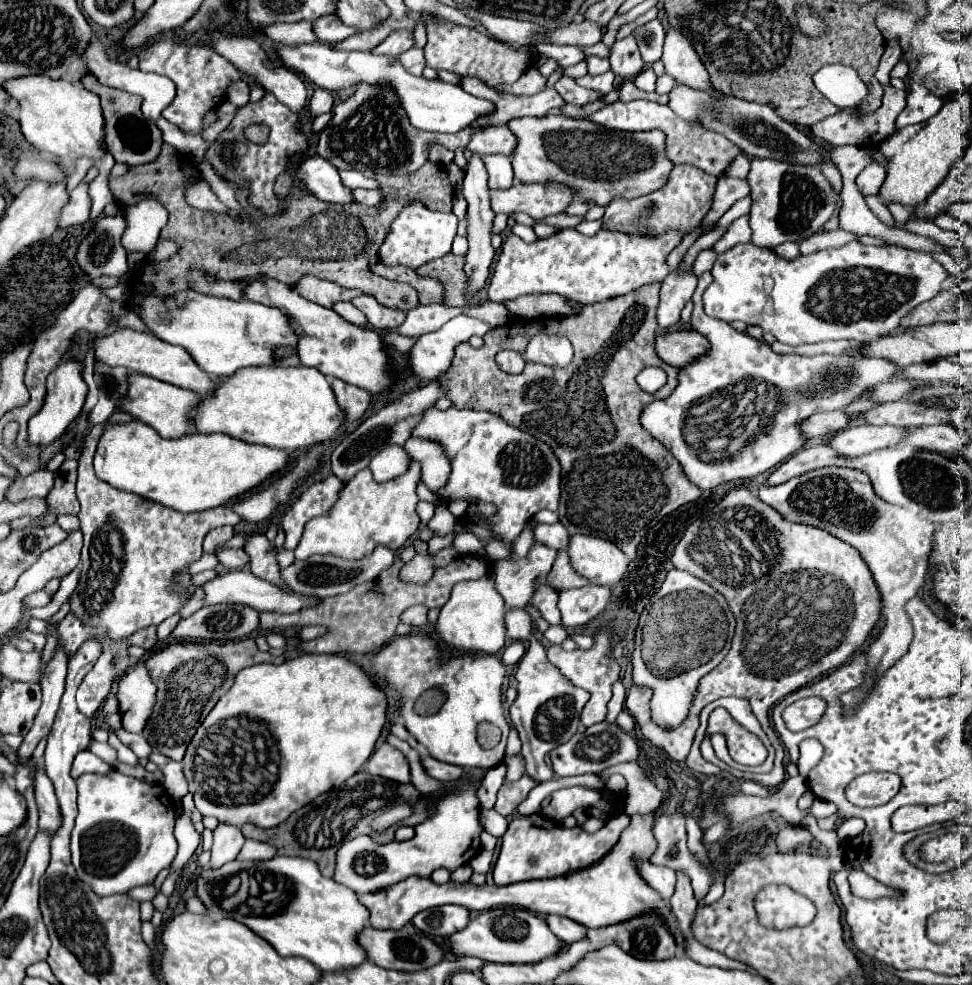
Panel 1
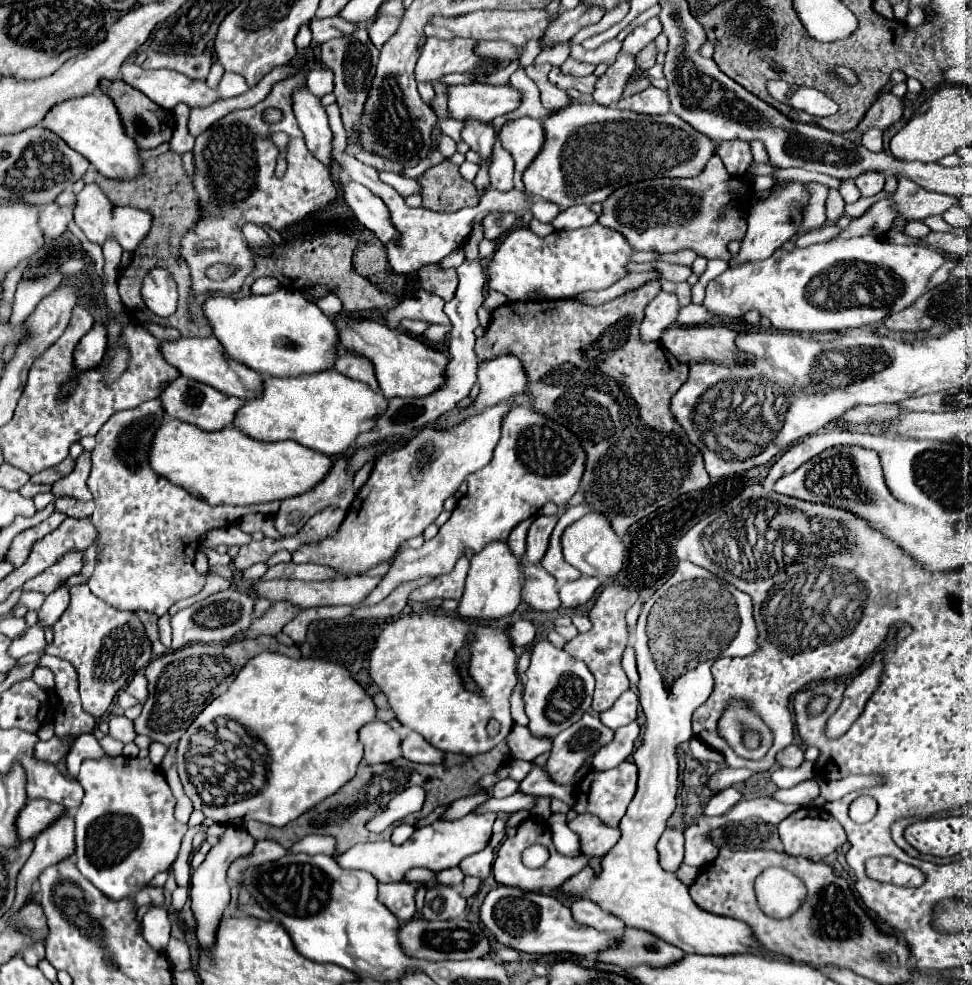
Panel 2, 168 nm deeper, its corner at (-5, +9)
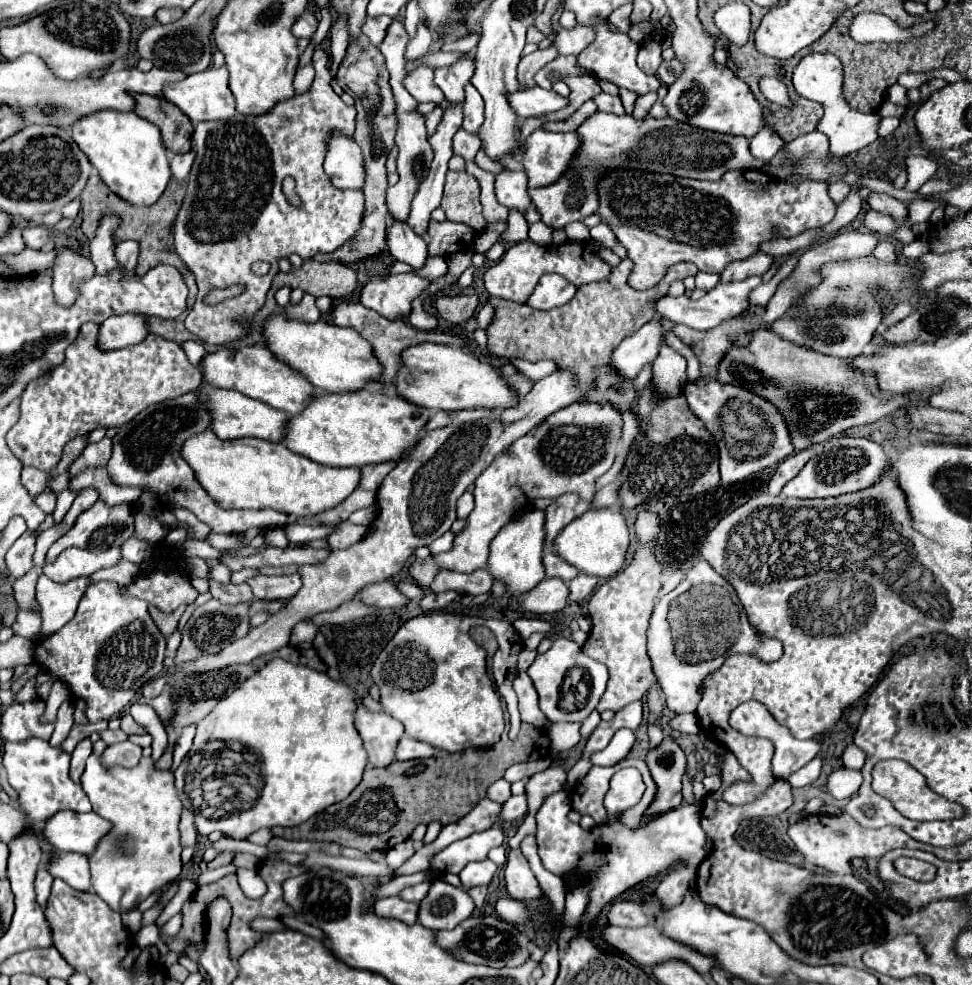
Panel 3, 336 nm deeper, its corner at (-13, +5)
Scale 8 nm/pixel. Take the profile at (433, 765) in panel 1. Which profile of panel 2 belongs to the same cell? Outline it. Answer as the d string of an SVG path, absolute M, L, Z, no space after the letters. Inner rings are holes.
M408 733L402 739L400 749L402 749L402 757L412 759L414 763L442 763L442 759L444 759L444 753L440 753L438 749L434 749L418 733Z

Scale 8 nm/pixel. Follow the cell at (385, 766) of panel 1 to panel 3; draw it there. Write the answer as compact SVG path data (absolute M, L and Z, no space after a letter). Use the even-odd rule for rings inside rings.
M364 707L356 711L356 729L368 751L372 767L388 767L396 761L396 743L404 735L404 725L386 713L372 713Z

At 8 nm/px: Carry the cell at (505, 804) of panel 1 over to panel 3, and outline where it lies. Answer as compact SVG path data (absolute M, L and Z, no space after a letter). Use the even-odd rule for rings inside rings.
M498 779L498 781L492 783L490 789L488 789L488 799L496 801L496 803L504 803L510 795L512 795L512 791L510 791L510 783L504 781L504 779Z

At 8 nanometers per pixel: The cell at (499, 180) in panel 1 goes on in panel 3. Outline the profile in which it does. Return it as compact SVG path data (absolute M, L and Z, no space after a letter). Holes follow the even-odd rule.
M502 171L496 175L496 197L508 209L526 211L530 205L530 197L526 193L526 175L522 171Z

